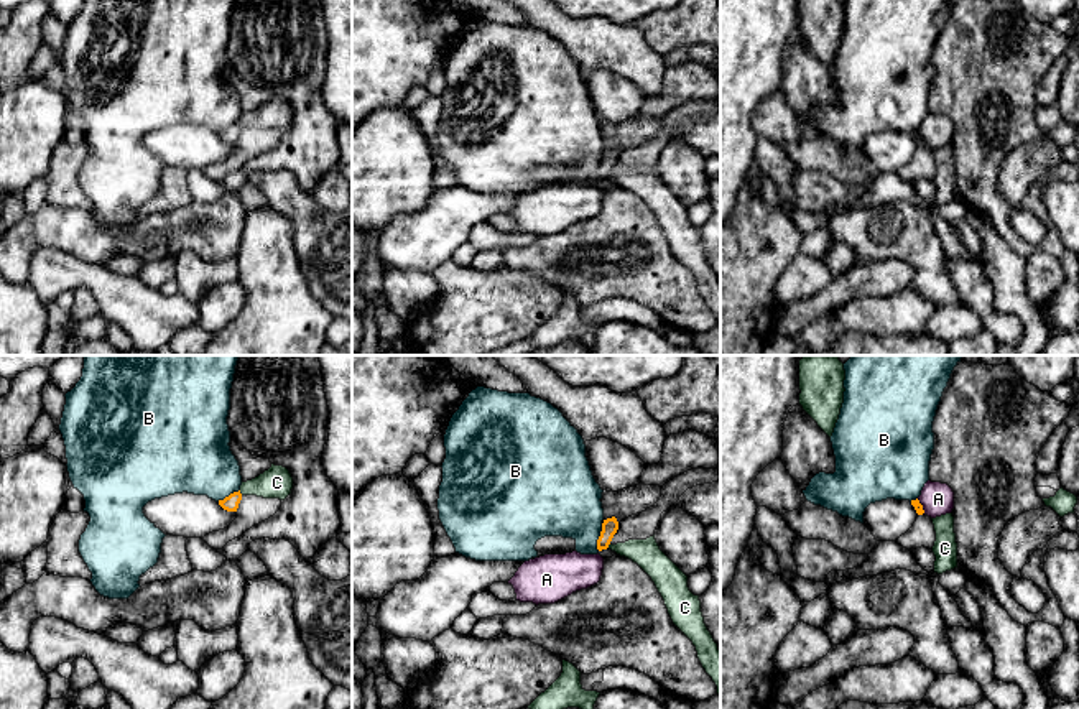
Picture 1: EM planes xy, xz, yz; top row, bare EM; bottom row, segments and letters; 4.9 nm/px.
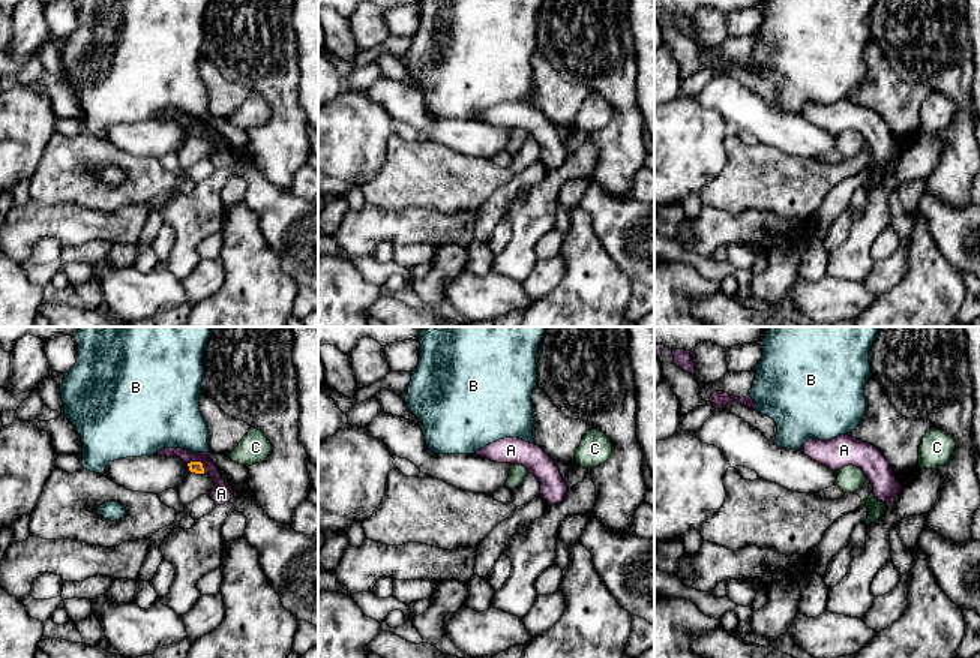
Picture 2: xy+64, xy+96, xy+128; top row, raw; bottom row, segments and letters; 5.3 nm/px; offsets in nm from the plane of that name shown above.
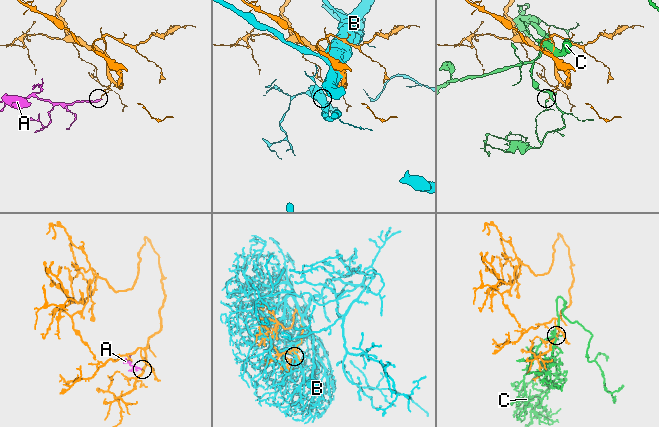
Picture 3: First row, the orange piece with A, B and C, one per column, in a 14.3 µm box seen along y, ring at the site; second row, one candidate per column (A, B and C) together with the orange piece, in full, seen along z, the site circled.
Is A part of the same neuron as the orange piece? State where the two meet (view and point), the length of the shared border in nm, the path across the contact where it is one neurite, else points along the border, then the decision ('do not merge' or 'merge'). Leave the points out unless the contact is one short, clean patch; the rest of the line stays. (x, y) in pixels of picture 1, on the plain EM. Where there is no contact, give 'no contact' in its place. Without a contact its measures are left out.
meets orange in yz at (921, 137); contact 80 nm long; border along yz (916, 130), (925, 143); do not merge

